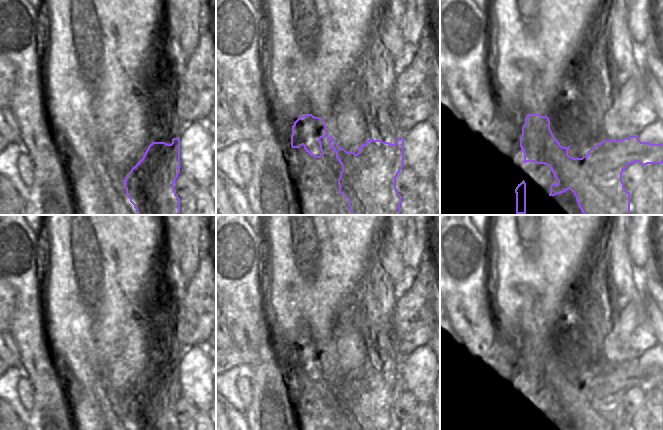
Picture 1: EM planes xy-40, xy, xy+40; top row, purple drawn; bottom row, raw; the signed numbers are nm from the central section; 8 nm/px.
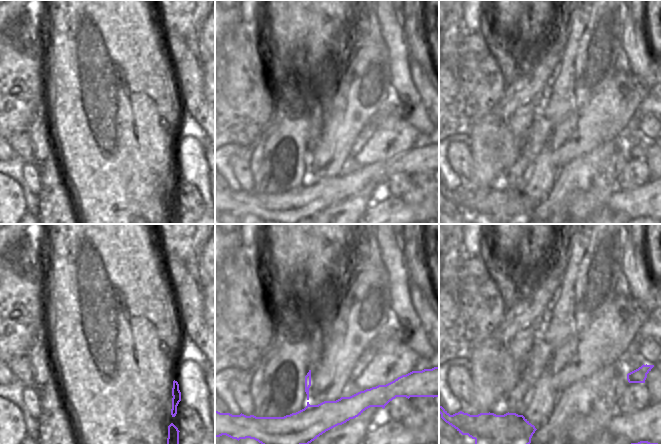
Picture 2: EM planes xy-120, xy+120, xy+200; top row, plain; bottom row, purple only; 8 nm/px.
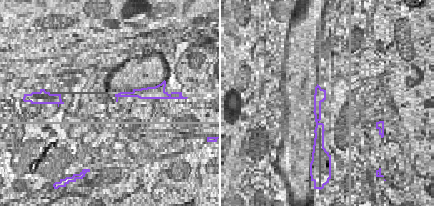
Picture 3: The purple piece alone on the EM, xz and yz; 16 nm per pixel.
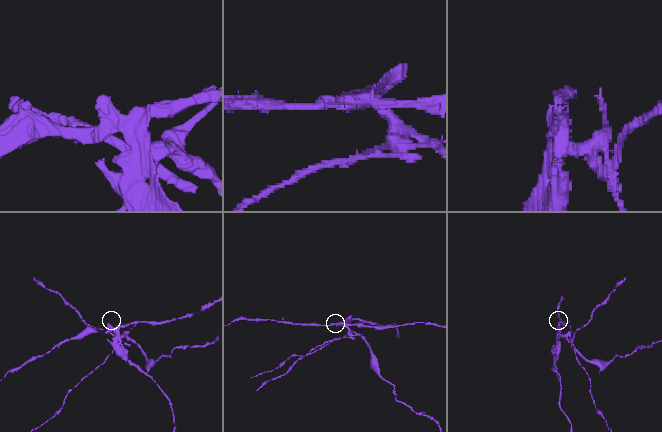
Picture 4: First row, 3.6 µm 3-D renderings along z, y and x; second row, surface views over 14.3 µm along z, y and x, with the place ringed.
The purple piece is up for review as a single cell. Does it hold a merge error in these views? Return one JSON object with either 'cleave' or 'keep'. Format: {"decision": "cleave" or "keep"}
{"decision": "cleave"}

